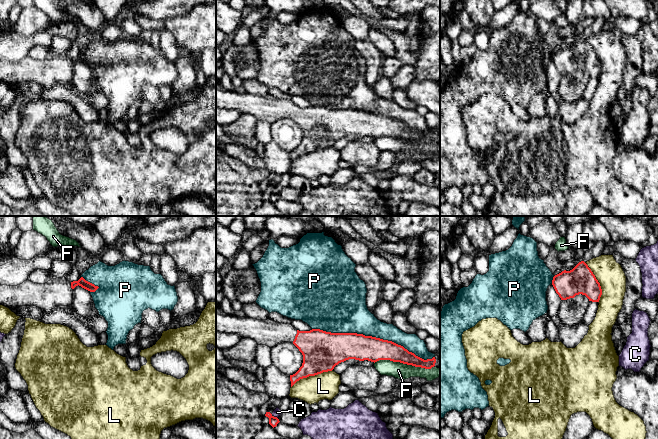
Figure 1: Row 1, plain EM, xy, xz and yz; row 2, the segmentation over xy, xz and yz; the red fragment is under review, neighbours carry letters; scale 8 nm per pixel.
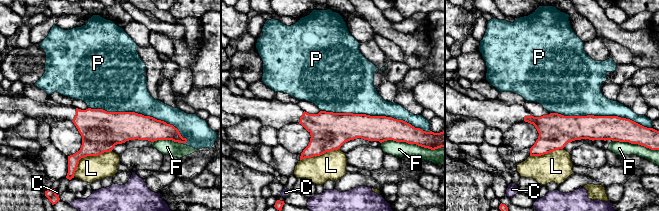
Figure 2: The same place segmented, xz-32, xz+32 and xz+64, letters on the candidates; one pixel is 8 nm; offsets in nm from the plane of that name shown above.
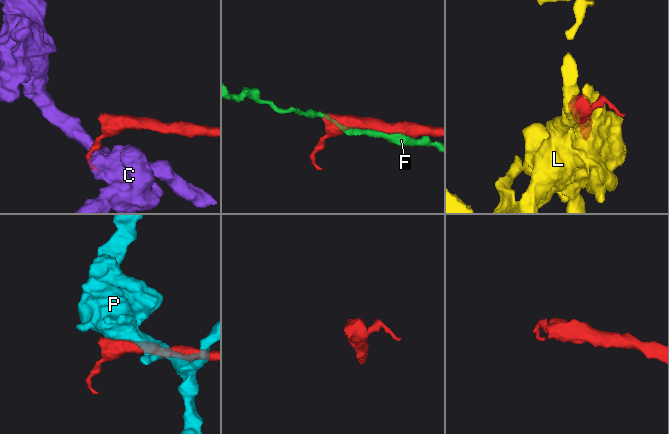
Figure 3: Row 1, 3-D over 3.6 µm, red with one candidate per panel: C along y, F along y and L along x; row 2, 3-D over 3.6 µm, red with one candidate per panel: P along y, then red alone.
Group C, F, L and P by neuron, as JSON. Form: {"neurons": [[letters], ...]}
{"neurons": [["C"], ["F"], ["L"], ["P"]]}

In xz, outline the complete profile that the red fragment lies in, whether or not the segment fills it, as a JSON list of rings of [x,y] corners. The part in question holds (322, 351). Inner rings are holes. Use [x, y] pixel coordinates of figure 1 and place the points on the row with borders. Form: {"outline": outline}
{"outline": [[[216,305],[216,331],[238,334],[242,338],[251,338],[258,345],[266,345],[270,348],[282,342],[293,343],[302,353],[303,363],[295,374],[290,375],[291,387],[300,379],[332,371],[336,365],[349,359],[368,360],[374,363],[379,360],[390,360],[425,369],[431,369],[436,363],[435,357],[424,360],[392,341],[357,333],[331,333],[320,329],[299,331],[291,323],[283,324],[270,319],[257,320],[229,315],[224,313],[219,305]]]}

